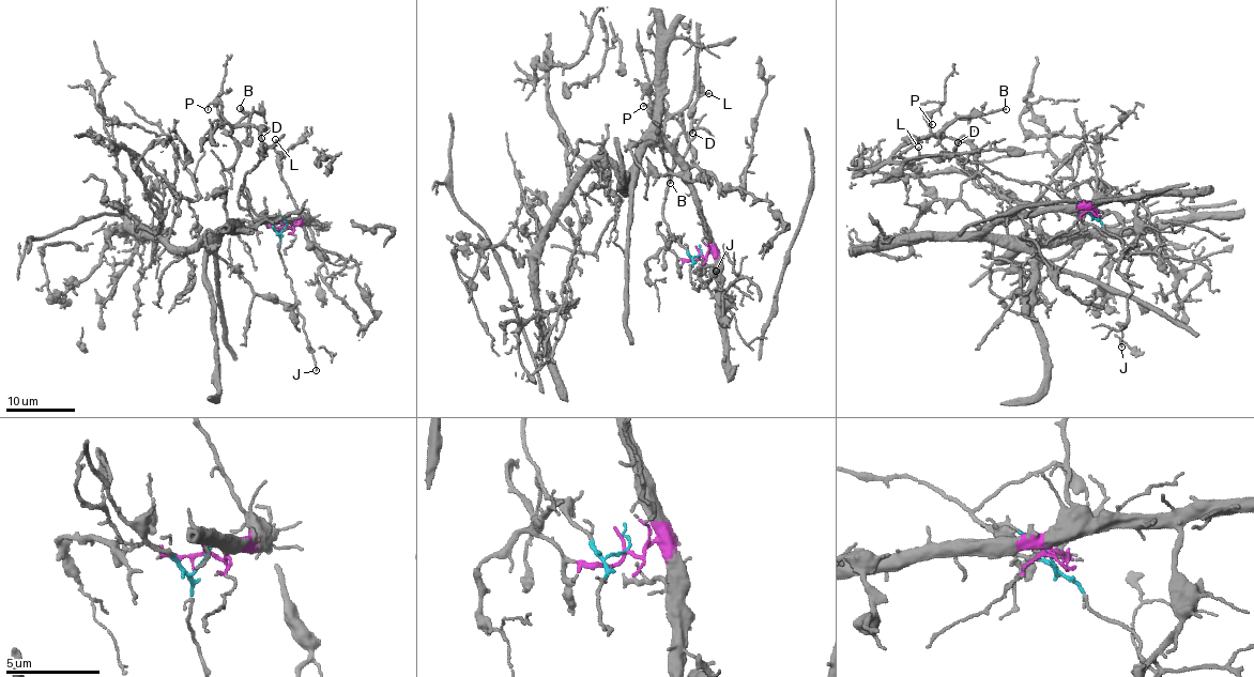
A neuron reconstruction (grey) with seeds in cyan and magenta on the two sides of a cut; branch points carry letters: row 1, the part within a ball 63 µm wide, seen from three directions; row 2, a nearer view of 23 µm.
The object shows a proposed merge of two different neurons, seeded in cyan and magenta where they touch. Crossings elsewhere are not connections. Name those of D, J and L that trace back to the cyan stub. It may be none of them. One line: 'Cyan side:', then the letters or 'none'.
Cyan side: D, J, L

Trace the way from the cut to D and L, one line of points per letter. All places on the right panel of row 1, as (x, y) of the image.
D: (1088, 208), (1092, 217), (1048, 186), (1006, 180), (977, 163), (963, 160), (956, 153), (958, 141)
L: (1088, 208), (1092, 217), (1043, 185), (1006, 180), (977, 163), (952, 155), (921, 155), (919, 147)

